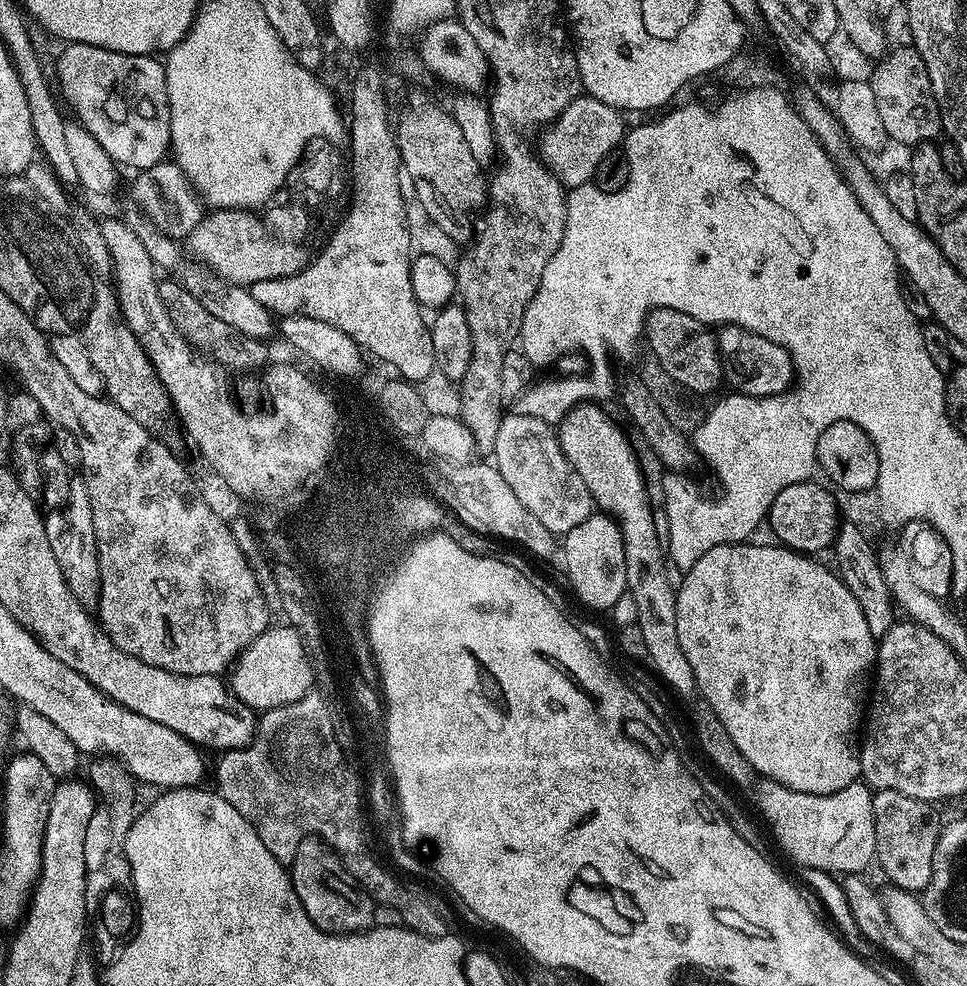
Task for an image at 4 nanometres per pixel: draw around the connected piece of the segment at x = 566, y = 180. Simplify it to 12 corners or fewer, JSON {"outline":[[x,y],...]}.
{"outline":[[575,96],[539,137],[565,189],[595,177],[626,135],[620,109]]}

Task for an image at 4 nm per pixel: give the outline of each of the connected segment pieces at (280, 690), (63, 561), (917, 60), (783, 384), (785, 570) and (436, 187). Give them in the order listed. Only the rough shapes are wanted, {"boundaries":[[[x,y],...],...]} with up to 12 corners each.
{"boundaries":[[[269,626],[230,669],[254,710],[309,695],[312,661],[295,628]],[[83,477],[44,516],[50,550],[85,607],[100,598],[93,511]],[[914,46],[870,75],[889,141],[926,144],[940,111]],[[728,322],[716,336],[729,389],[781,396],[792,355]],[[714,546],[678,646],[753,773],[829,796],[878,640],[829,565]],[[424,92],[395,121],[430,221],[471,241],[488,180],[458,122]]]}

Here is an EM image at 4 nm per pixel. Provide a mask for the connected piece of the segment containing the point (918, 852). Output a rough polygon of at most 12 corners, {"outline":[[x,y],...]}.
{"outline":[[897,790],[872,798],[875,863],[923,893],[942,819]]}

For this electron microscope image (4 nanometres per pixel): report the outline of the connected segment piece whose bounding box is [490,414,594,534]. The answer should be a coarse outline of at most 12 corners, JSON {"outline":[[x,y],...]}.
{"outline":[[505,415],[490,452],[554,534],[594,505],[551,423]]}

